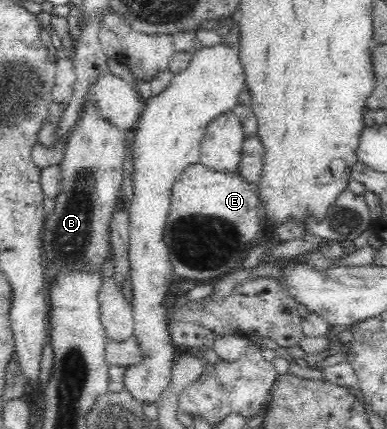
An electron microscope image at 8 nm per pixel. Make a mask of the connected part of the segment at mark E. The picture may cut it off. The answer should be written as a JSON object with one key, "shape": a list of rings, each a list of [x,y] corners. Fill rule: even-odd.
{"shape":[[[201,161],[183,169],[170,188],[170,207],[164,224],[163,242],[177,278],[205,280],[219,278],[241,266],[247,244],[258,238],[262,231],[261,206],[255,184],[247,182],[240,174],[209,169]]]}

